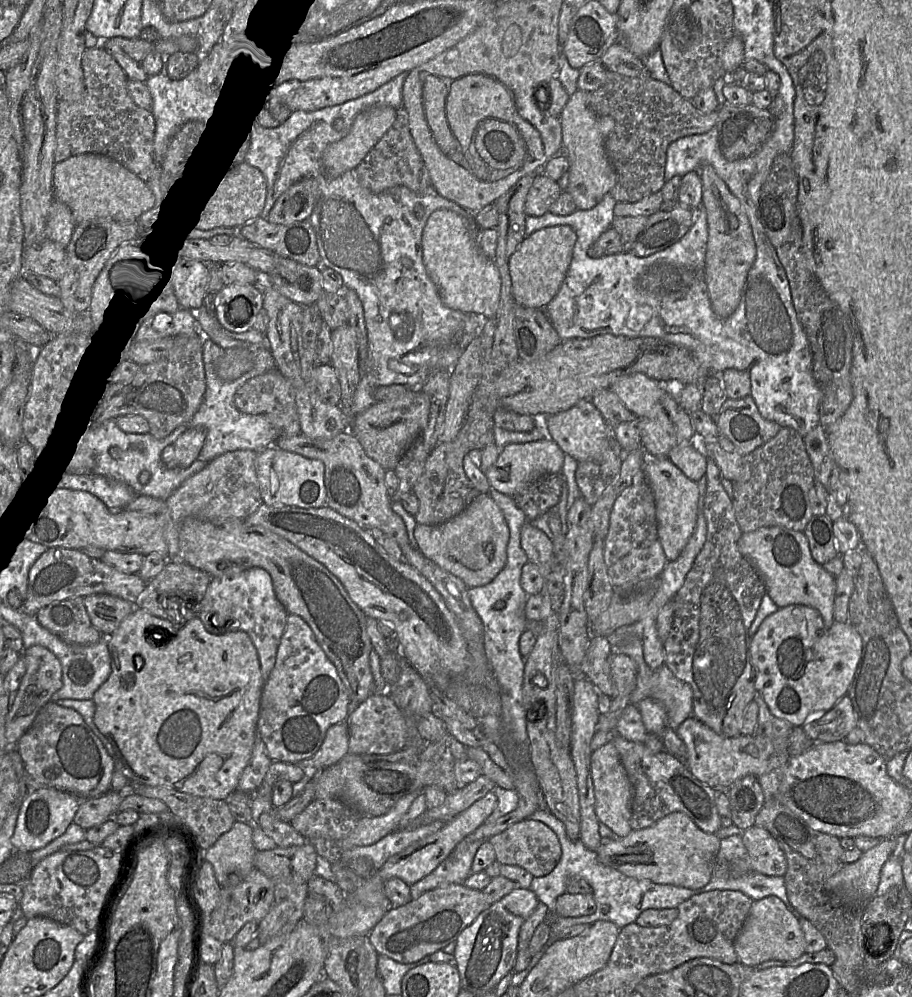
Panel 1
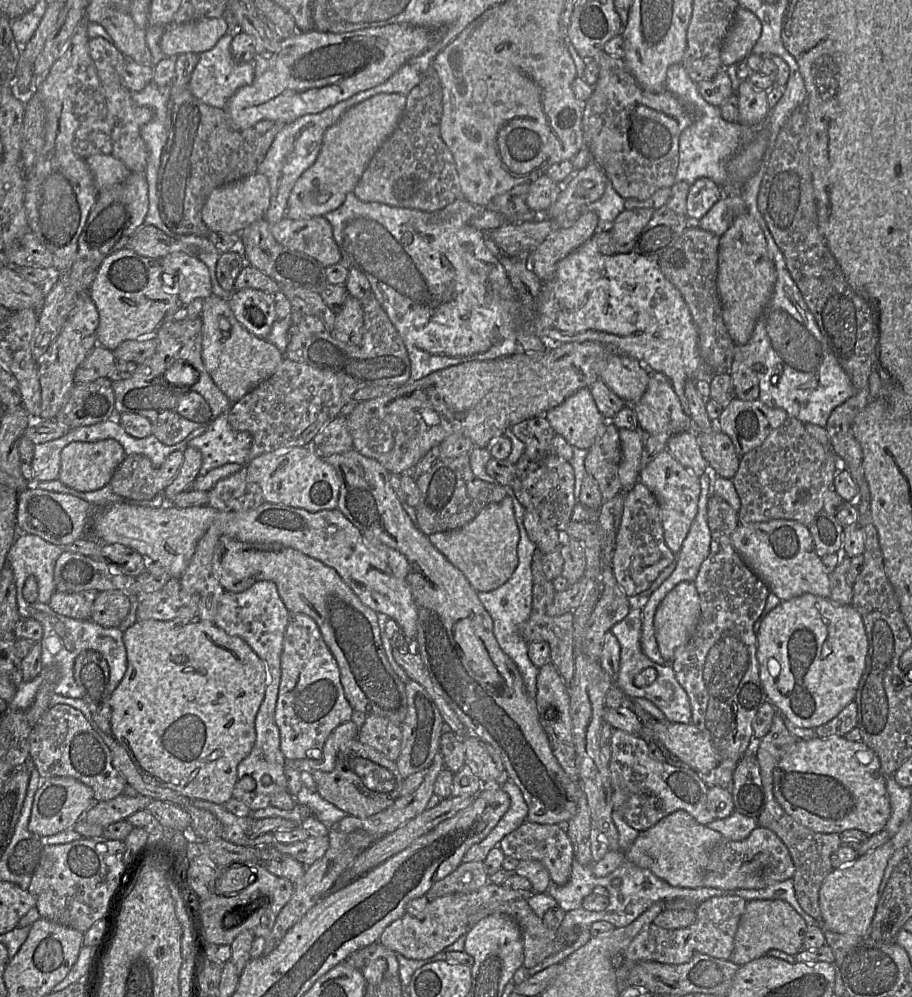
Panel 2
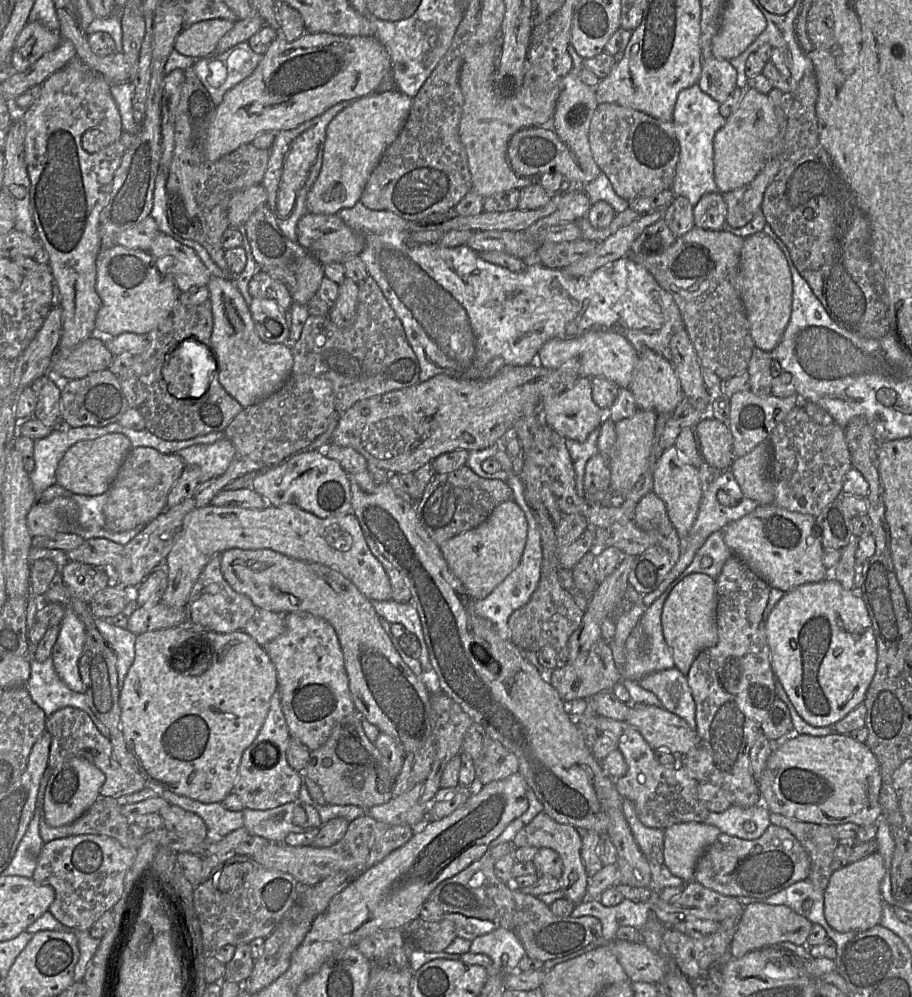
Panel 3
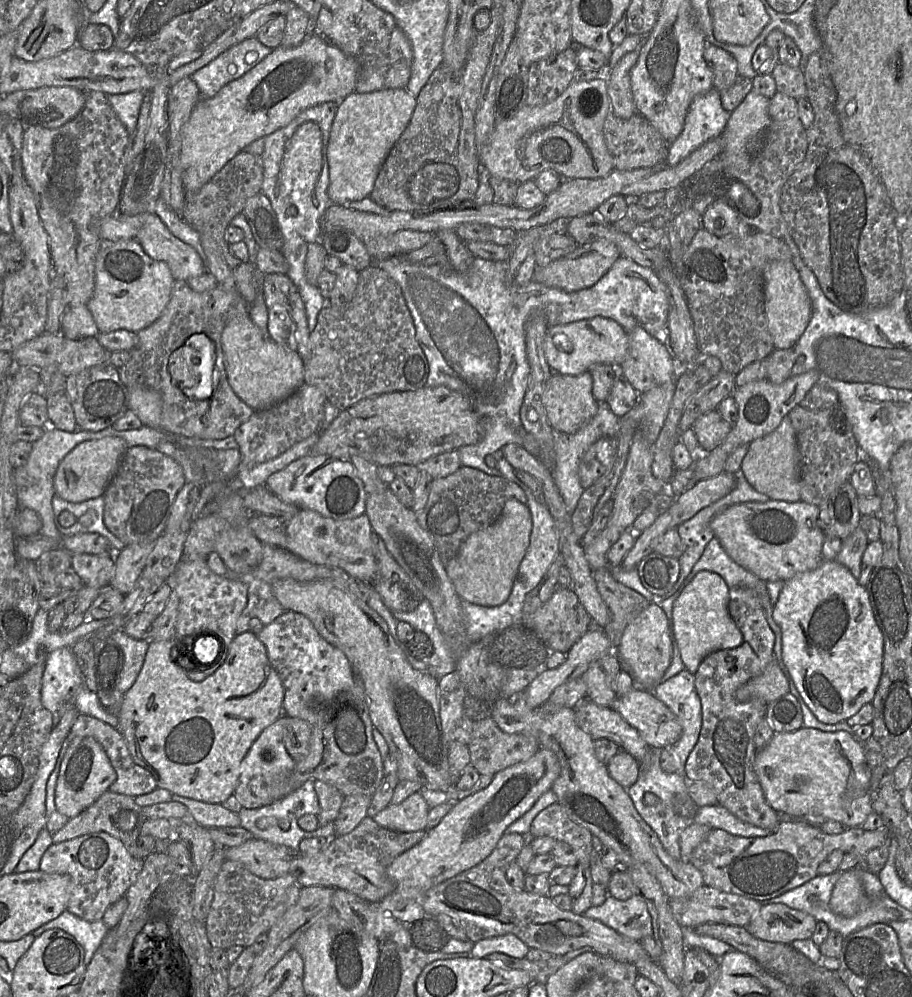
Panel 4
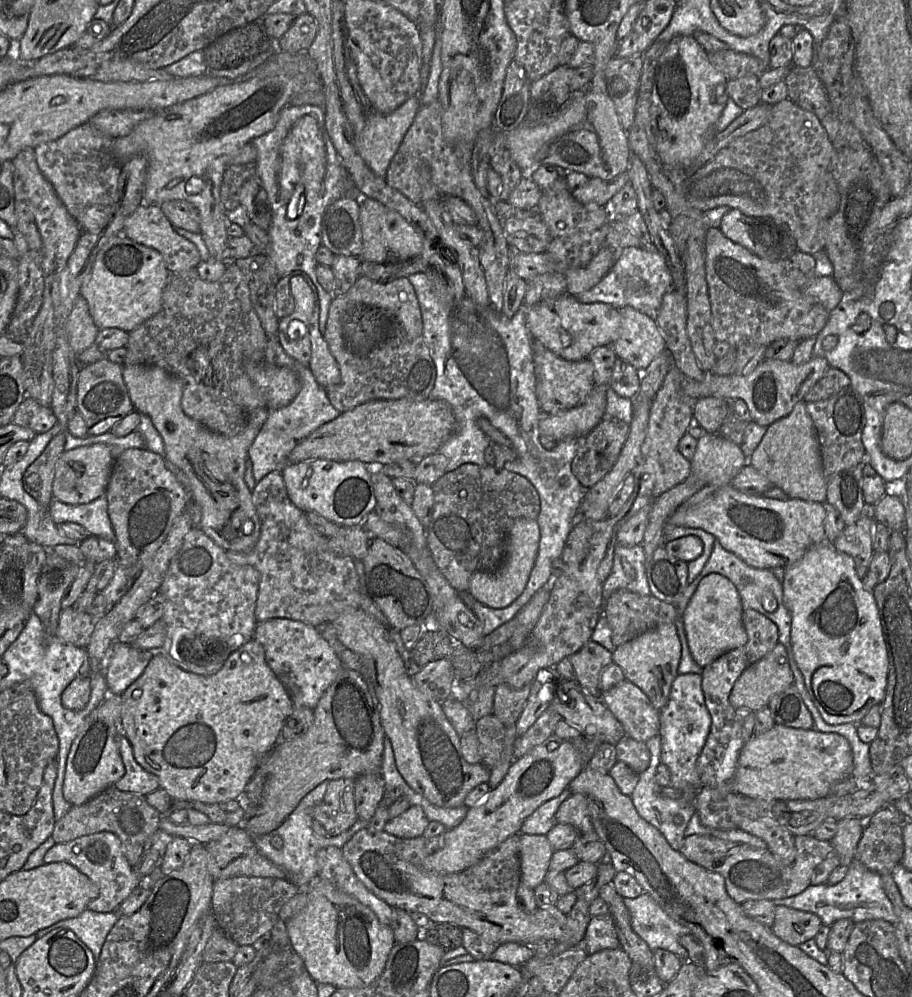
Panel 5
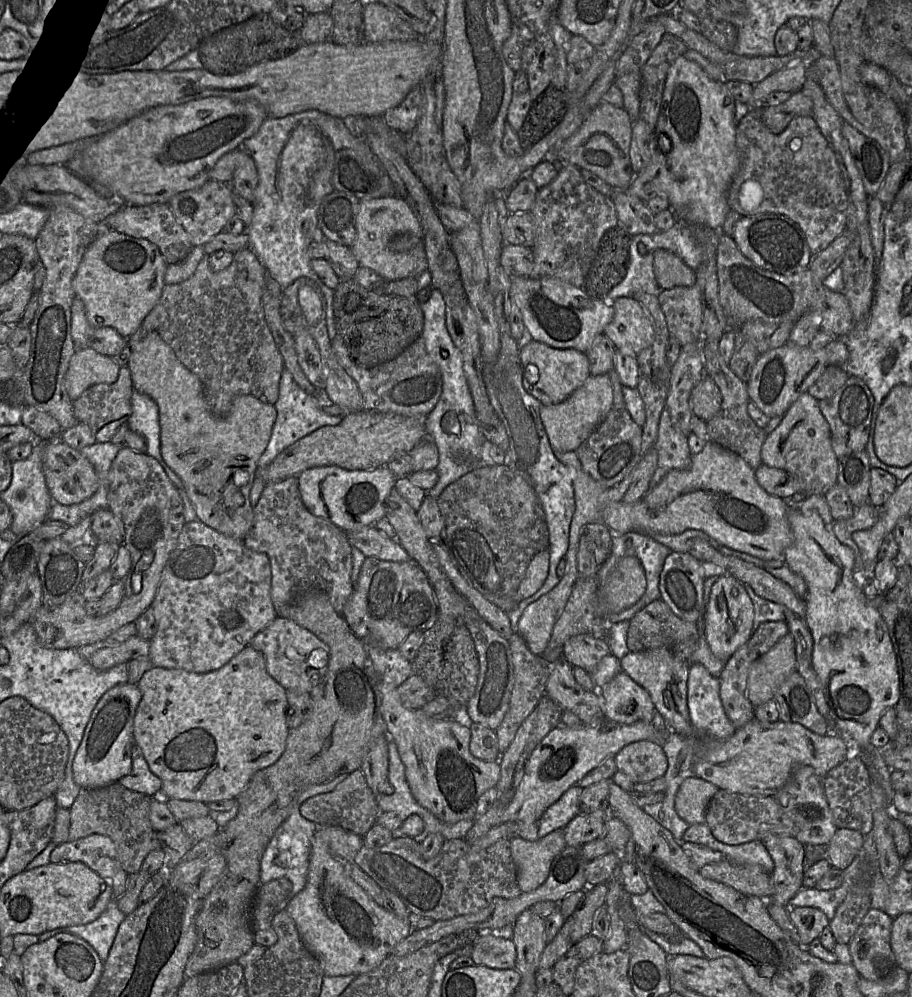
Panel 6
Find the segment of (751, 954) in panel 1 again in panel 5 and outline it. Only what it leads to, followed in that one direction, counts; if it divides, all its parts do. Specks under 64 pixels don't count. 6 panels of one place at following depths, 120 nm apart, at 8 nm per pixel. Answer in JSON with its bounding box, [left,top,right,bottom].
[772,906,822,945]

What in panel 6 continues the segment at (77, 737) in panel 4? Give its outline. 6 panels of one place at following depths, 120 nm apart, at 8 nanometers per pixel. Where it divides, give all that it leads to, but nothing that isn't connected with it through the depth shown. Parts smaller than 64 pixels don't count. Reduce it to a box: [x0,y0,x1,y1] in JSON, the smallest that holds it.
[118,743,162,797]

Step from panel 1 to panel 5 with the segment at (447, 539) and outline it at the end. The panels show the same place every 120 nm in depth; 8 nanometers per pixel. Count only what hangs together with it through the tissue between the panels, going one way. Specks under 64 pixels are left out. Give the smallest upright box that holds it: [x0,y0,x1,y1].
[468,519,540,608]

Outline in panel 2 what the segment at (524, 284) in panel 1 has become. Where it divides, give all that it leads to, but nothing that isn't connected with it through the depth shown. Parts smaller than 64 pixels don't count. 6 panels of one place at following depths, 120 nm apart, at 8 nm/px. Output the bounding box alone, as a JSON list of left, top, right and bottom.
[524,212,598,283]

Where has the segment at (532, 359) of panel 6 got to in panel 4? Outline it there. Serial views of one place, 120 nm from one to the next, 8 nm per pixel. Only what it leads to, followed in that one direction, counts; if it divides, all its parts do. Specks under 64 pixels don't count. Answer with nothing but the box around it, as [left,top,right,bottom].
[544,371,600,434]

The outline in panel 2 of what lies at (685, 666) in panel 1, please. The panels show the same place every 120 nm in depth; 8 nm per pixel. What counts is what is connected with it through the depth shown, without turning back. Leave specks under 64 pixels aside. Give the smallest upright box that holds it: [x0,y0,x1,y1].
[668,494,770,792]

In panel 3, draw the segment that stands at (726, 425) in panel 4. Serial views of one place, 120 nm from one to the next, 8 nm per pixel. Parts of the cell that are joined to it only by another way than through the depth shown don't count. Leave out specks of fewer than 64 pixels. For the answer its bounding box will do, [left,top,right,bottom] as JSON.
[695,415,735,470]

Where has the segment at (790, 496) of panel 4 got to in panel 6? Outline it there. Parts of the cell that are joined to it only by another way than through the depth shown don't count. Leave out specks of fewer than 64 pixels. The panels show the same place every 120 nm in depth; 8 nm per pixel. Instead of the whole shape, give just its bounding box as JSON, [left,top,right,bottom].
[761,391,839,495]

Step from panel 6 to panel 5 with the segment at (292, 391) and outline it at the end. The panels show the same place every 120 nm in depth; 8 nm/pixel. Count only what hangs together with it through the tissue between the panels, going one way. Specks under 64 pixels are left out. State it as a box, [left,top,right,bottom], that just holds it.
[248,338,341,483]

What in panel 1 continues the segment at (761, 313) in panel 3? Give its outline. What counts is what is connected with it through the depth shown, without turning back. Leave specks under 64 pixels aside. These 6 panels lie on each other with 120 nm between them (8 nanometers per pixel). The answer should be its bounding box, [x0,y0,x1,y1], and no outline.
[698,165,756,316]

